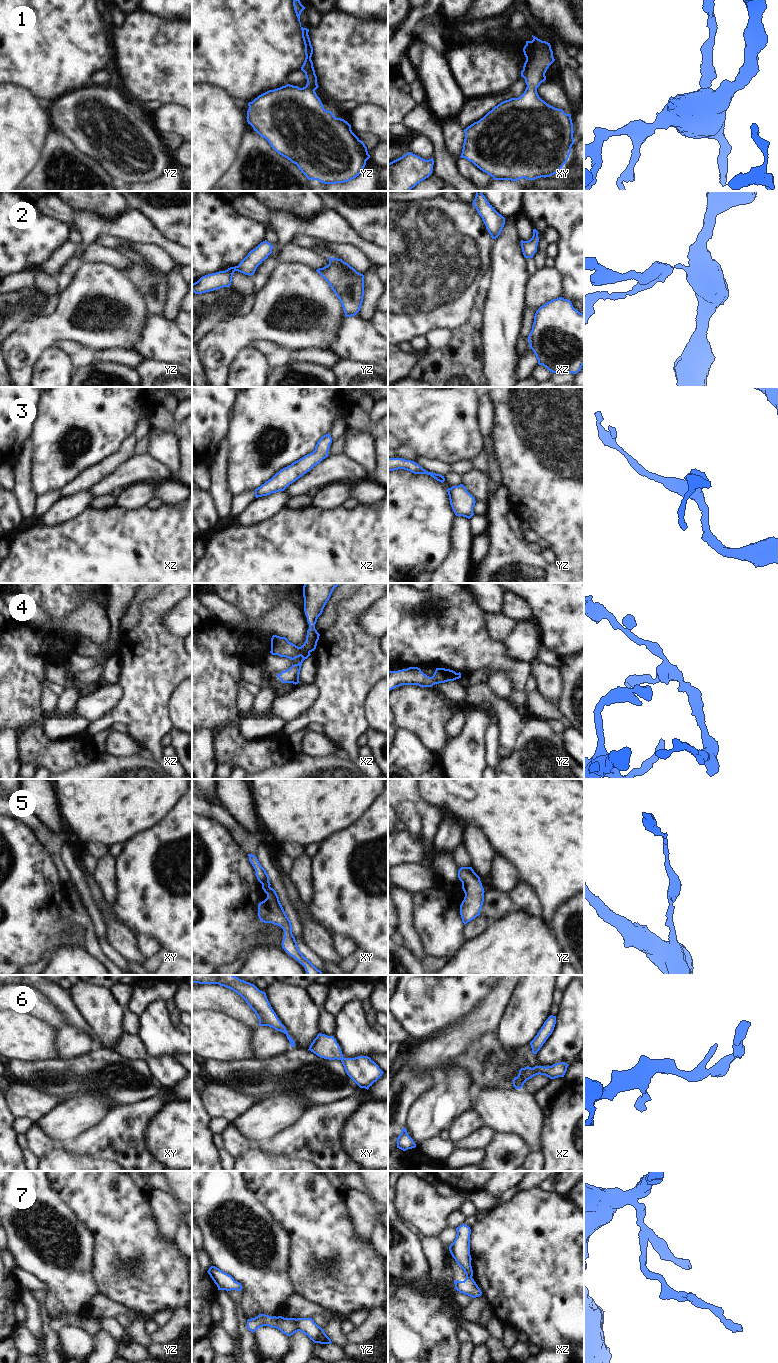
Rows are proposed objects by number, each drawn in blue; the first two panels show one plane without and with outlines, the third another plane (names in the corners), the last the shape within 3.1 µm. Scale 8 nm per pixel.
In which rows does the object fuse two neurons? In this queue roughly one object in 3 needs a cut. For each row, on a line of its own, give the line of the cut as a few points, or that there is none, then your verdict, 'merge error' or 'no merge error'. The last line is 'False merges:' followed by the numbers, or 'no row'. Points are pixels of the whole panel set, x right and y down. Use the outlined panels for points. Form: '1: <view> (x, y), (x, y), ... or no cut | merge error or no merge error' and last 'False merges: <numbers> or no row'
1: no cut | no merge error
2: no cut | no merge error
3: no cut | no merge error
4: no cut | no merge error
5: no cut | no merge error
6: no cut | no merge error
7: yz (296, 1319), (296, 1325), (299, 1330) | merge error
False merges: 7

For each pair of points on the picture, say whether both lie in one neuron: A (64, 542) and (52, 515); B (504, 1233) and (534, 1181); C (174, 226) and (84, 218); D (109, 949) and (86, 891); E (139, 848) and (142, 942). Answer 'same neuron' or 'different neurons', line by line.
A: different neurons
B: different neurons
C: different neurons
D: same neuron
E: different neurons

